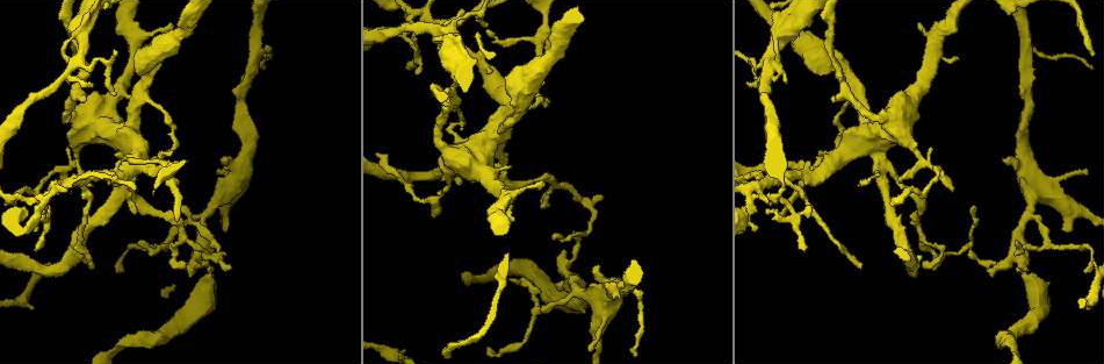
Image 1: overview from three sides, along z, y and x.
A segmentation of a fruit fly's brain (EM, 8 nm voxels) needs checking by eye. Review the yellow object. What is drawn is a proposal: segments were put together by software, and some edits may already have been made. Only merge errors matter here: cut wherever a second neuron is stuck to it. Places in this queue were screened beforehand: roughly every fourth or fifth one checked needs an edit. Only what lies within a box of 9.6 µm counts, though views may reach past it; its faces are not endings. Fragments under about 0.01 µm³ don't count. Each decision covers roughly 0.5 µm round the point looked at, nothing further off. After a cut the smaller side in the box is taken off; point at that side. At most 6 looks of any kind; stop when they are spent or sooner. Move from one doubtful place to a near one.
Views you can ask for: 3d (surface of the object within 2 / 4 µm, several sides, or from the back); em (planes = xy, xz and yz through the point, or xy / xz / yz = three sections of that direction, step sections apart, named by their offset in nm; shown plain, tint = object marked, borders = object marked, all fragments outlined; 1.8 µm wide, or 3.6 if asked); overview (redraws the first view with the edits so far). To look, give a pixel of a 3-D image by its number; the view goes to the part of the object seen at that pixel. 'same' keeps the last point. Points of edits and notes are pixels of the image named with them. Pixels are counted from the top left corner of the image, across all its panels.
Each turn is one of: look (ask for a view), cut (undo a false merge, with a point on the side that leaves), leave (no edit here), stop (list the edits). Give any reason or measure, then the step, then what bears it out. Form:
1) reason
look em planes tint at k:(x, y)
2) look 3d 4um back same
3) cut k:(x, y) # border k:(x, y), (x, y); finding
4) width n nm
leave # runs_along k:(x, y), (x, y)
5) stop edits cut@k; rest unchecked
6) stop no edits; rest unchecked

thin arm on a thick one
look em planes tint at 1:(499, 146)

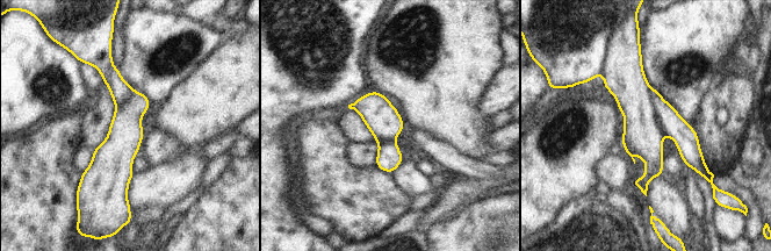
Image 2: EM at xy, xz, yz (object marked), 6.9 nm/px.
cut 2:(625, 79) # border 2:(649, 87), (651, 102), (657, 116); two neurons meet here

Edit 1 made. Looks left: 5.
thick turns thin
look em planes tint at 1:(436, 202)

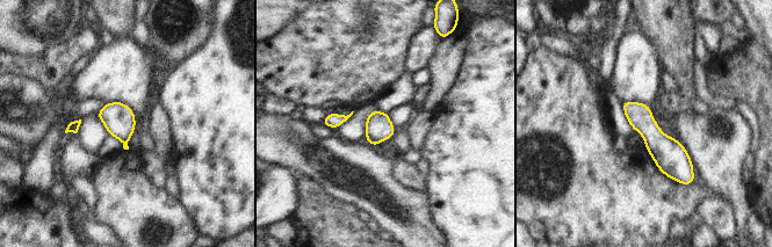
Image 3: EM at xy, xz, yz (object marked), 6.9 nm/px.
leave # all the same neuron

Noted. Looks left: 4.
four arms meet
look em 3.6um planes tint at 1:(228, 192)

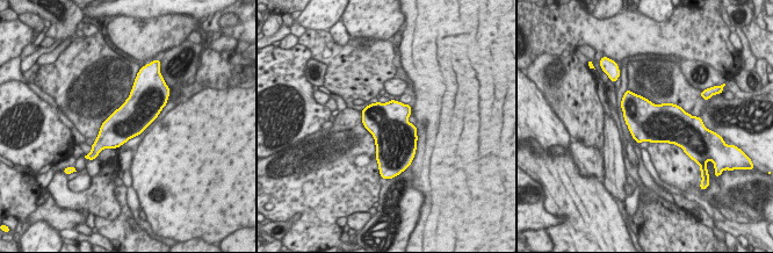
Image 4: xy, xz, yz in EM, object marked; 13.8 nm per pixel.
leave # one neuron here

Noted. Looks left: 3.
stop edits cut@2; rest unchecked

